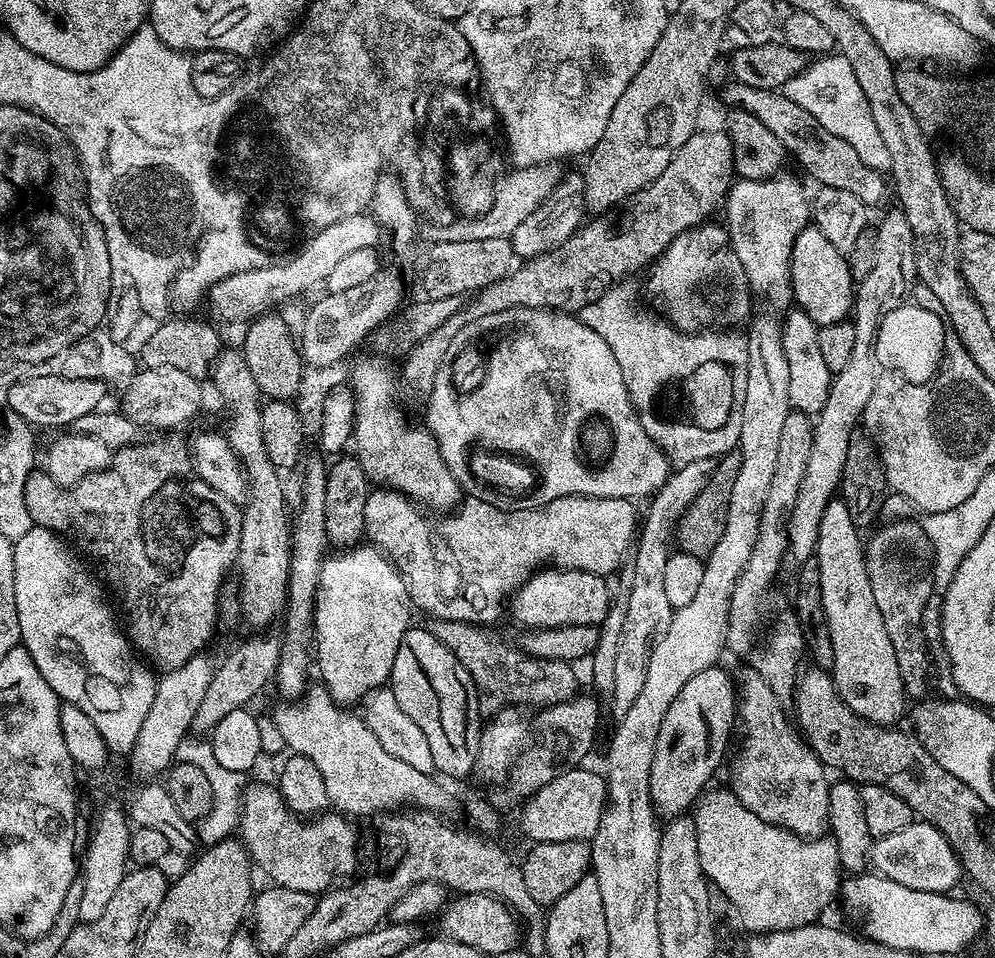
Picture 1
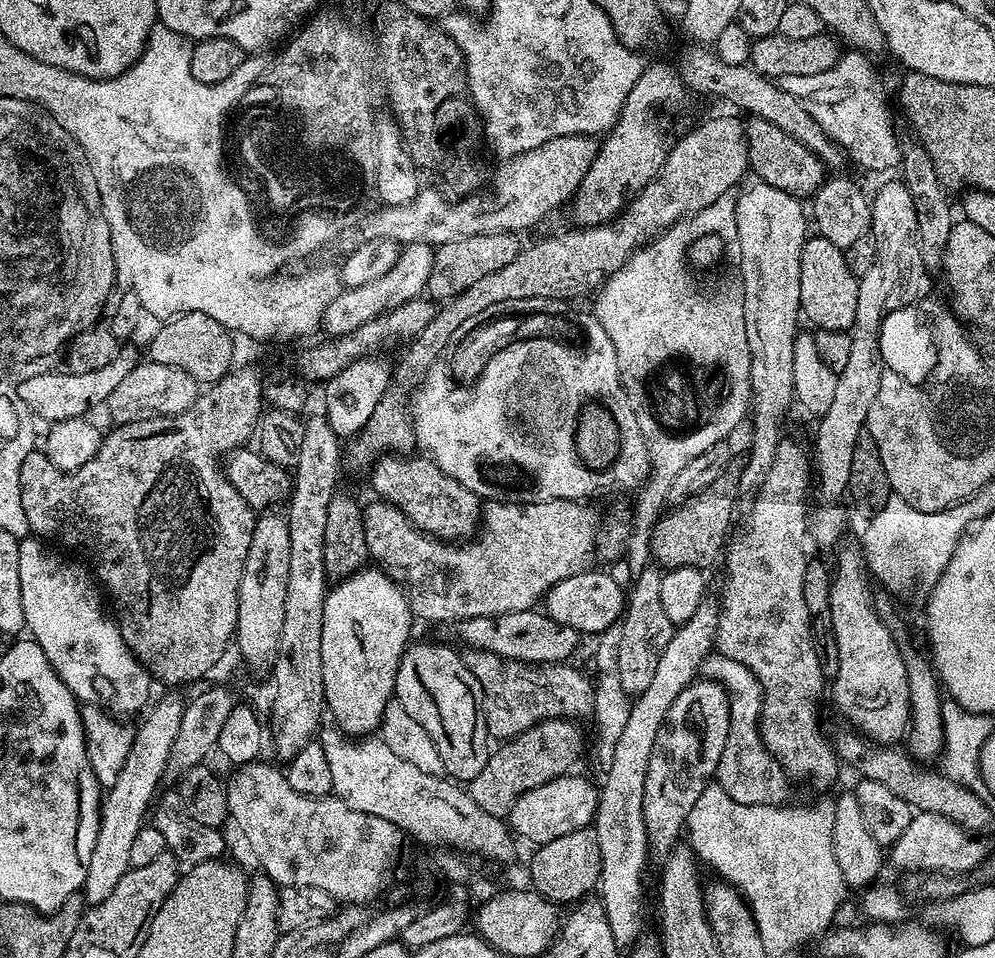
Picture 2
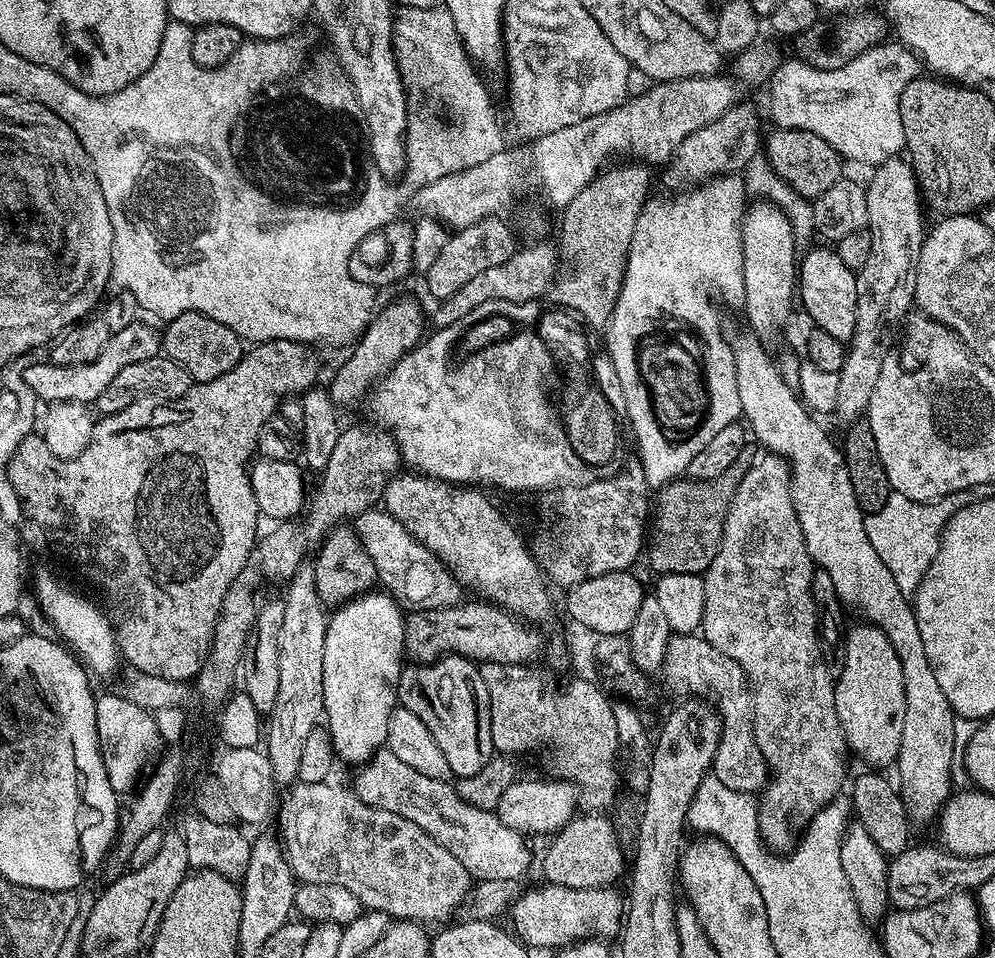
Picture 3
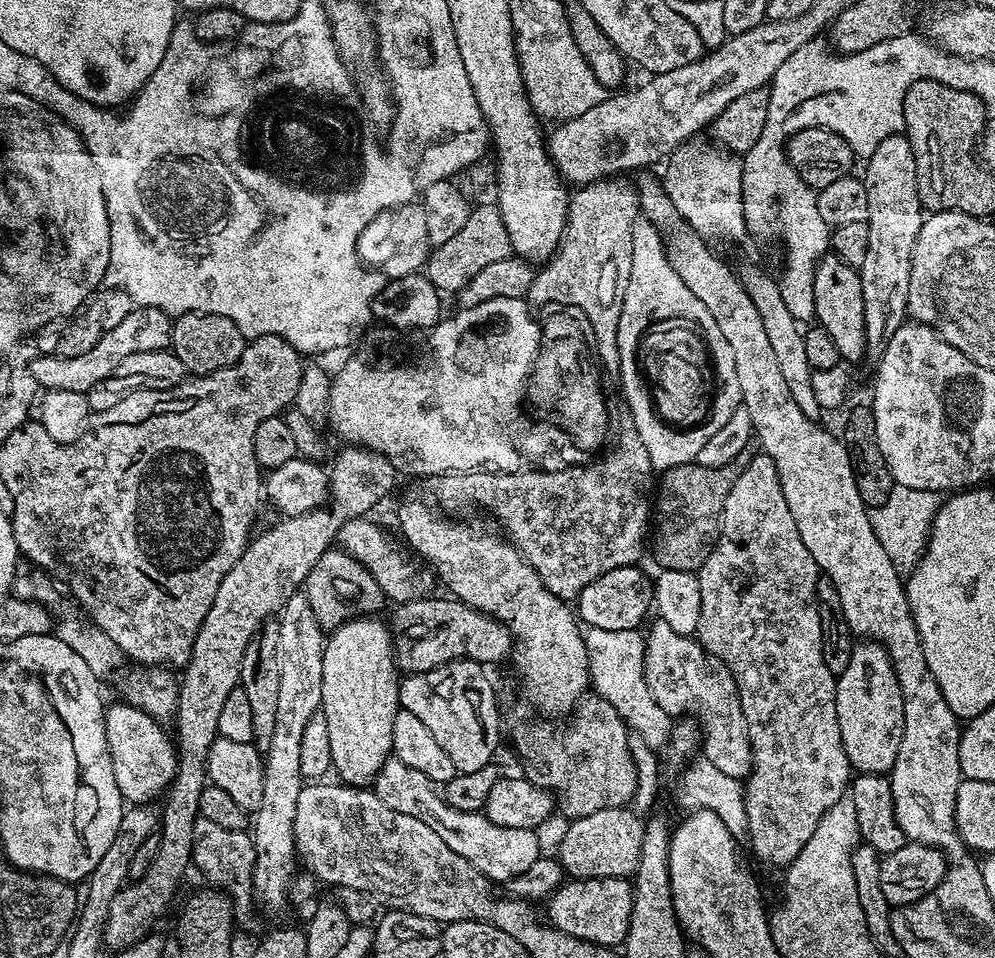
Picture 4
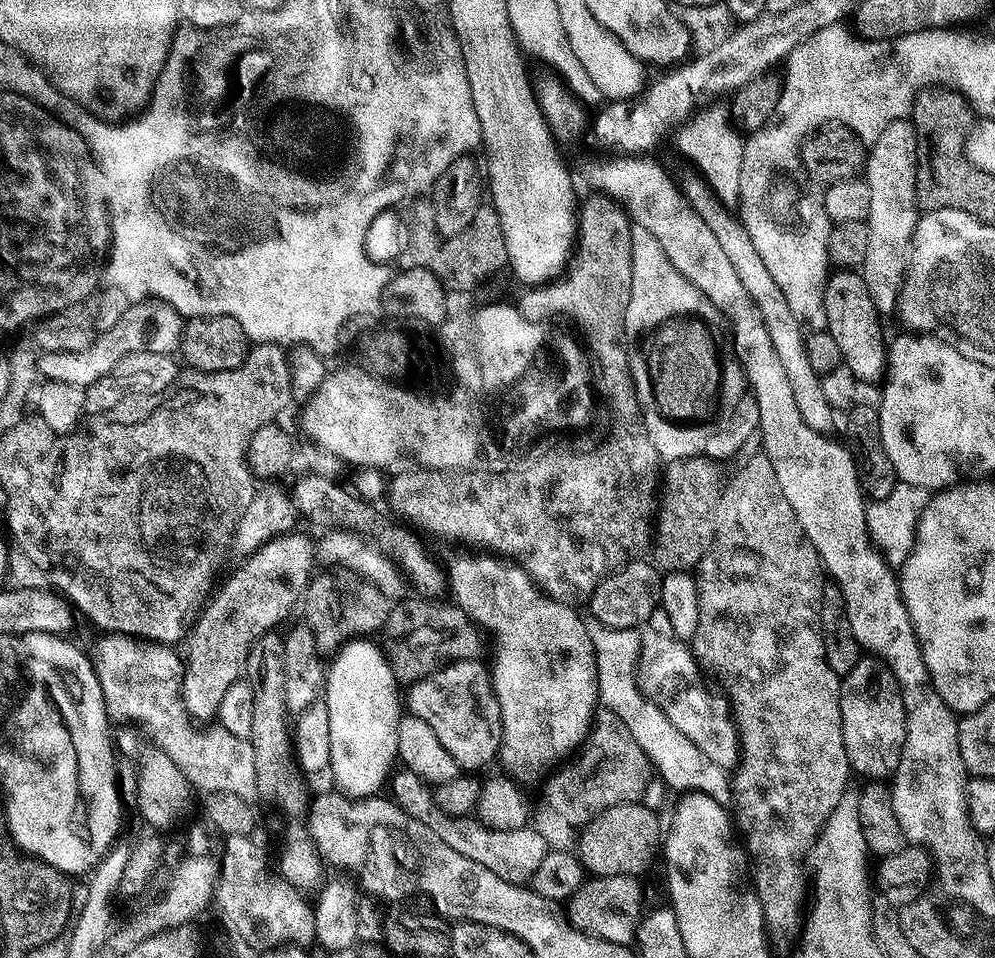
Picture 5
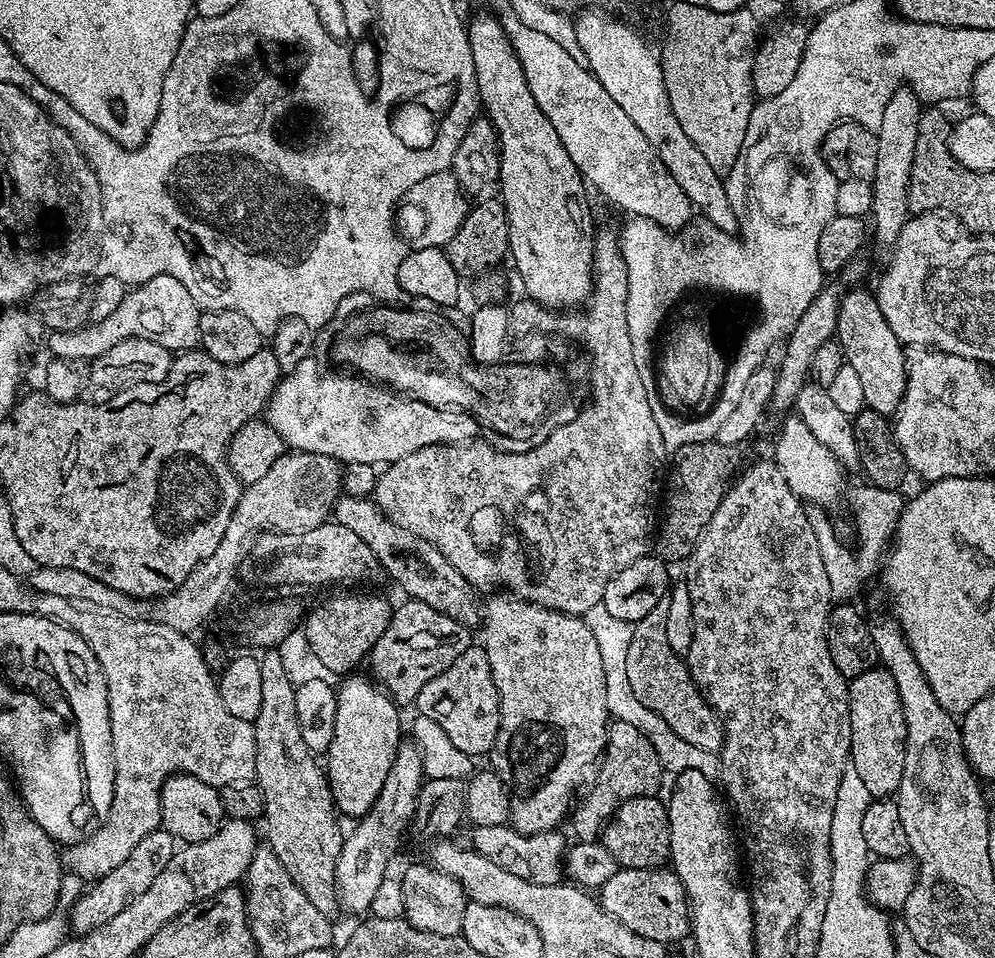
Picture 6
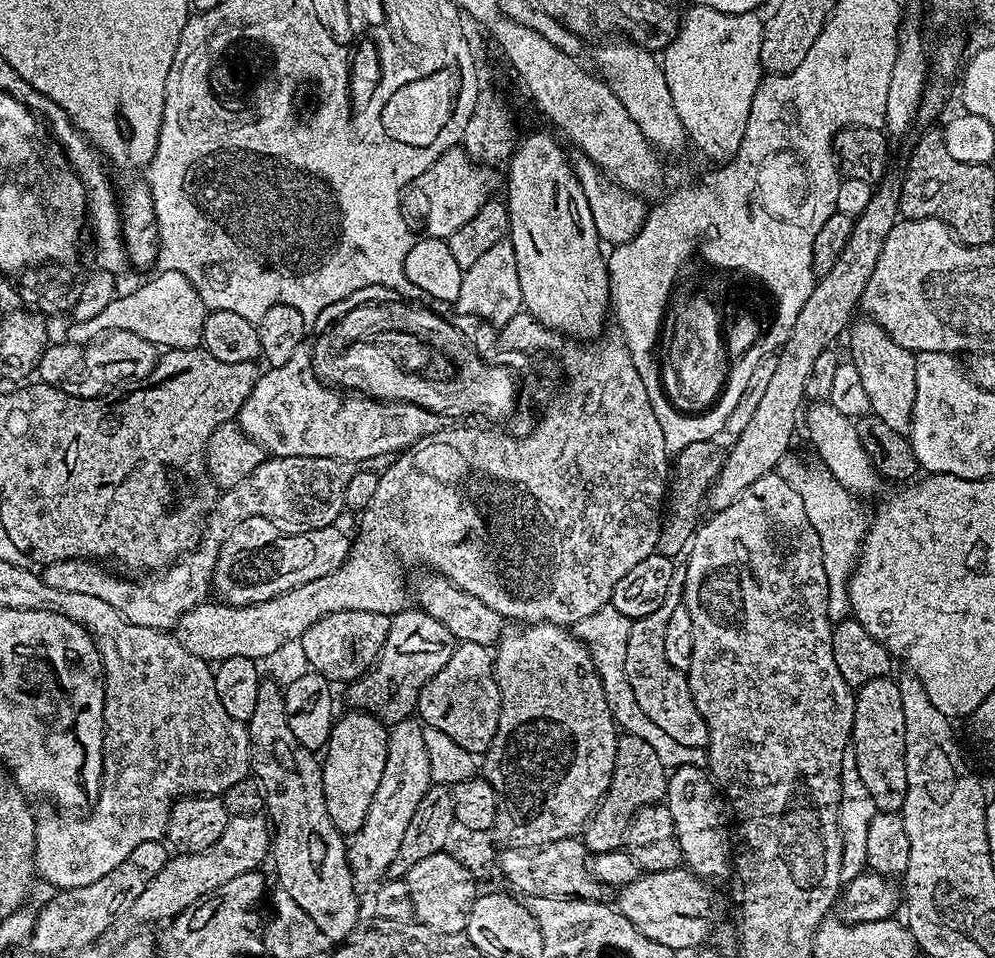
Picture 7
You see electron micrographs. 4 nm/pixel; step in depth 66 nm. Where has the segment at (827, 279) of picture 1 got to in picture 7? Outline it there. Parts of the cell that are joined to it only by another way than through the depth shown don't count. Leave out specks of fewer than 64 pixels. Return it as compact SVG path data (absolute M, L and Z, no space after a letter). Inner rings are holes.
M857 319L846 332L848 348L852 351L850 362L858 370L870 398L871 415L882 418L890 430L907 433L911 429L914 414L916 356L910 350L898 346L898 342L894 342L894 338L886 334L884 327L875 320L863 319Z

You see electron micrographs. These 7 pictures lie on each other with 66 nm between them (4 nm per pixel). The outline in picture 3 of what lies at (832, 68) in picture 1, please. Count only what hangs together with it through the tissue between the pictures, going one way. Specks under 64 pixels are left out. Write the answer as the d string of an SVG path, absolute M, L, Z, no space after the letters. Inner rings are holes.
M883 42L836 70L816 69L800 58L793 59L785 64L784 61L777 63L767 85L768 92L772 95L772 116L779 127L801 128L818 134L818 138L826 138L826 142L830 142L830 146L834 146L845 161L853 160L856 164L875 166L886 162L891 156L901 155L905 143L900 99L902 90L906 90L909 82L921 75L920 57L899 42Z

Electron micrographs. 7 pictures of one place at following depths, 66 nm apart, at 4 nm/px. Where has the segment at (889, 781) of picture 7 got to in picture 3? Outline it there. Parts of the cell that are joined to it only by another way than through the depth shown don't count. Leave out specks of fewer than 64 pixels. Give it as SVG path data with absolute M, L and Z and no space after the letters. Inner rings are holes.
M859 622L852 629L847 629L844 636L844 665L842 674L835 677L836 693L834 706L838 714L838 722L844 731L844 741L853 757L865 760L872 770L884 770L884 767L895 765L898 750L902 746L902 722L906 722L906 686L902 678L902 662L898 662L898 654L894 654L894 646L890 646L890 638L882 634L880 628L867 622Z

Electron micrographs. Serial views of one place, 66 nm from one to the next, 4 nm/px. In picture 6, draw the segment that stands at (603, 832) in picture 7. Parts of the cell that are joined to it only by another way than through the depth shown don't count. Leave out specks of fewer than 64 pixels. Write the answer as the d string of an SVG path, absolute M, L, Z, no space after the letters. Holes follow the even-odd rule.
M613 719L608 725L608 744L604 747L603 757L595 773L596 781L594 776L592 789L579 797L570 813L570 825L572 824L576 838L583 843L593 843L603 833L613 814L627 800L650 796L657 791L655 788L660 784L660 772L662 773L662 765L654 746L650 746L650 738L646 738L642 730L630 726L630 722Z

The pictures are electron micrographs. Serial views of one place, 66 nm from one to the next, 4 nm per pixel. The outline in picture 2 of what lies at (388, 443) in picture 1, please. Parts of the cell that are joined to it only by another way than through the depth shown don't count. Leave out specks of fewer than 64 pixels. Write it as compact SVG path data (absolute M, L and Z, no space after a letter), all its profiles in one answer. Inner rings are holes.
M385 454L372 465L372 488L385 504L393 504L416 527L438 540L455 541L457 538L472 538L482 524L482 501L462 482L454 482L450 474L441 470L424 454Z

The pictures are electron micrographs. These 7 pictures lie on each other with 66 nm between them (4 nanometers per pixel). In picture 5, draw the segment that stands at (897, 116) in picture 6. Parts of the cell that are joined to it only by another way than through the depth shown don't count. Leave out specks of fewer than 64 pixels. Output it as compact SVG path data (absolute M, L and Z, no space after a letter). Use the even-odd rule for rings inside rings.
M895 118L890 121L886 126L886 130L882 130L882 134L878 134L878 138L871 141L870 147L866 152L866 159L864 162L864 171L862 173L862 179L870 186L870 214L867 218L868 233L866 234L866 258L864 263L860 265L858 271L861 276L864 277L866 282L866 290L870 290L870 298L874 298L874 306L881 317L888 318L888 315L893 315L896 312L896 302L900 296L900 283L904 280L904 272L908 268L908 254L912 245L912 234L916 229L916 222L918 219L918 201L916 199L916 131L912 125L911 119L908 118Z

